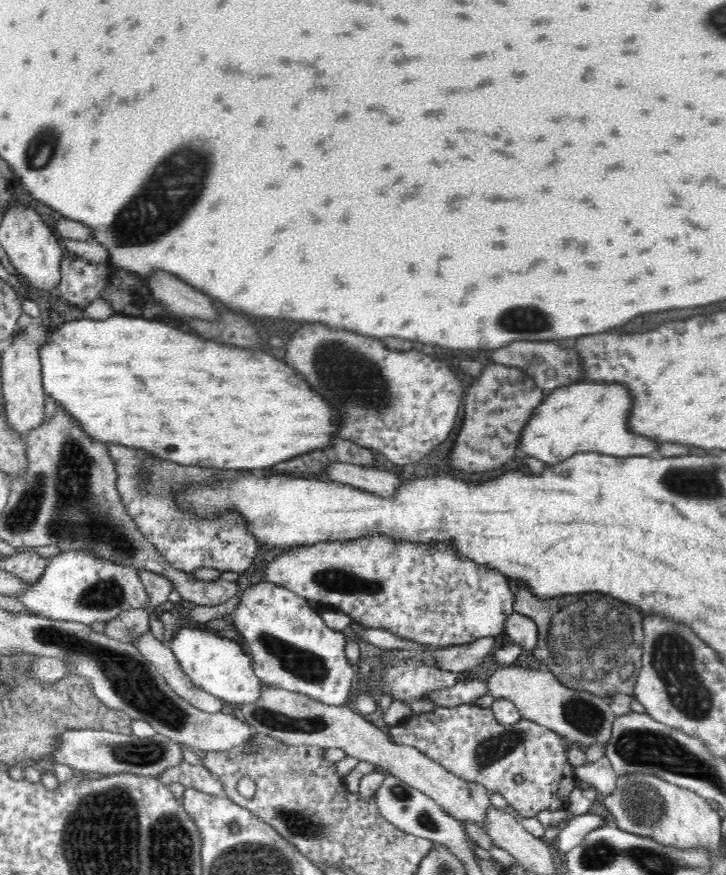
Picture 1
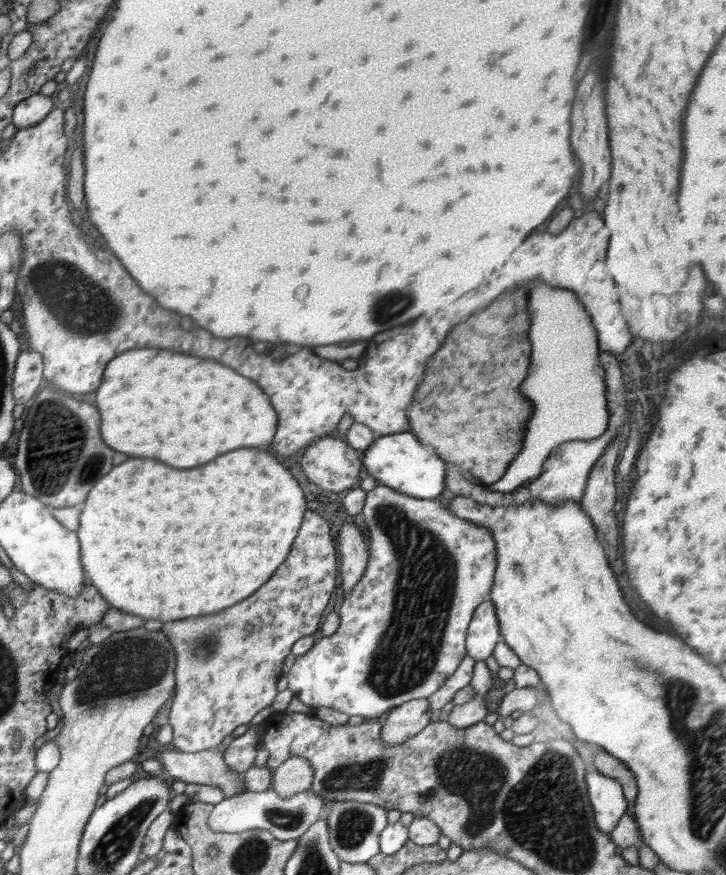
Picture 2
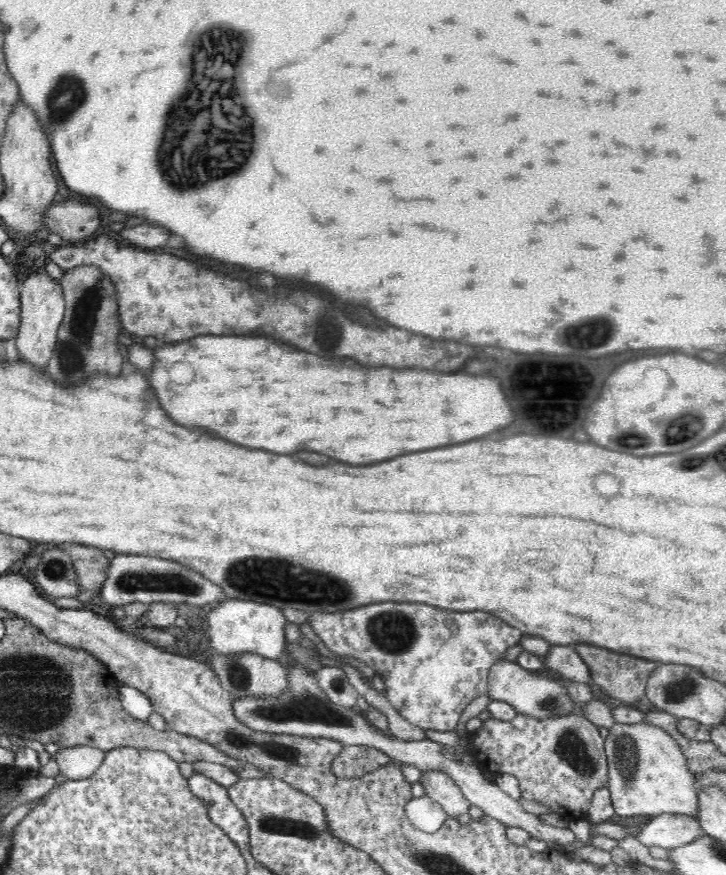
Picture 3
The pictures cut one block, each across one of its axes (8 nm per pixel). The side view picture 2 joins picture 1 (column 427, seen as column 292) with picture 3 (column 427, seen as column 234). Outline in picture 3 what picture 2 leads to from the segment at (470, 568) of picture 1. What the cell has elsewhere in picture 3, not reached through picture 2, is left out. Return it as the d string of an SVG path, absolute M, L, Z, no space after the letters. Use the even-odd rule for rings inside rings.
M382 602L354 610L342 610L338 614L318 611L309 614L307 623L330 652L358 658L372 667L385 682L387 698L400 716L423 730L438 732L455 730L468 704L478 696L487 694L489 668L502 659L506 649L518 645L523 637L522 631L506 626L506 622L490 616L490 613L450 612L412 602Z

